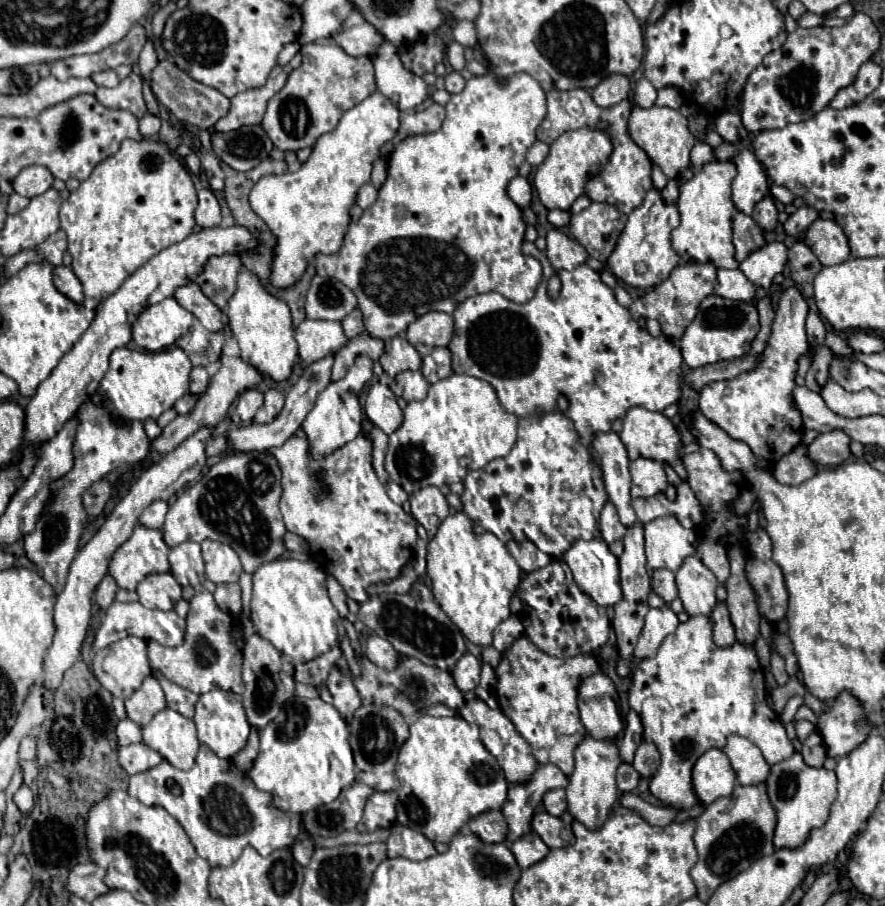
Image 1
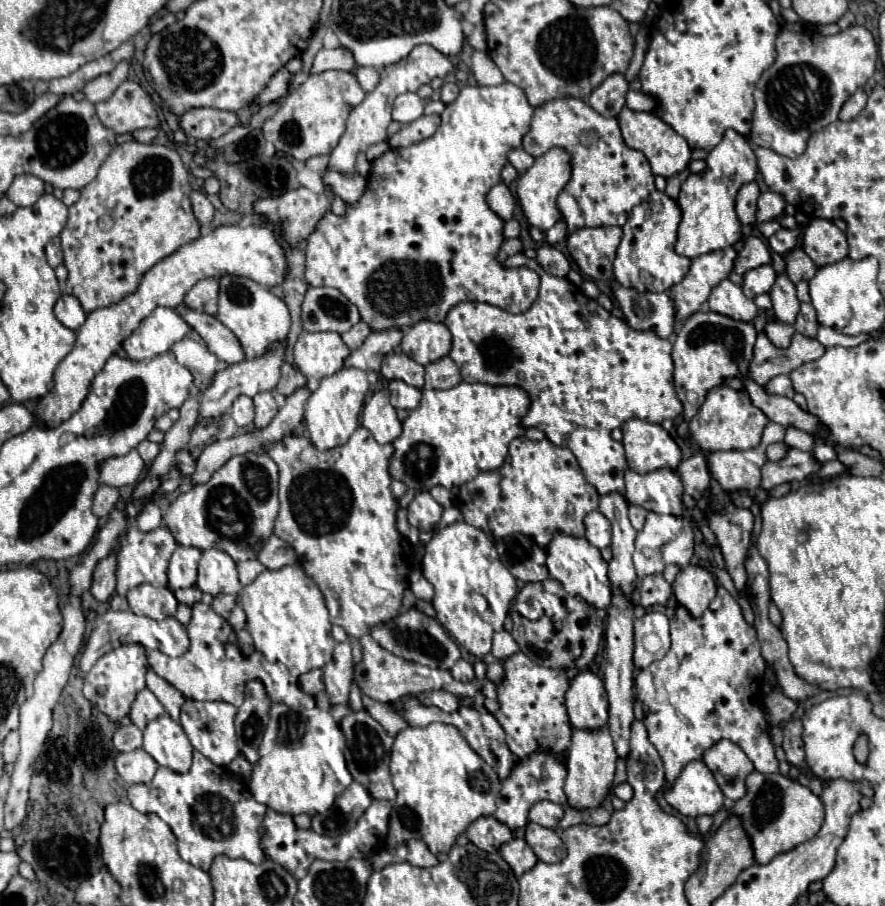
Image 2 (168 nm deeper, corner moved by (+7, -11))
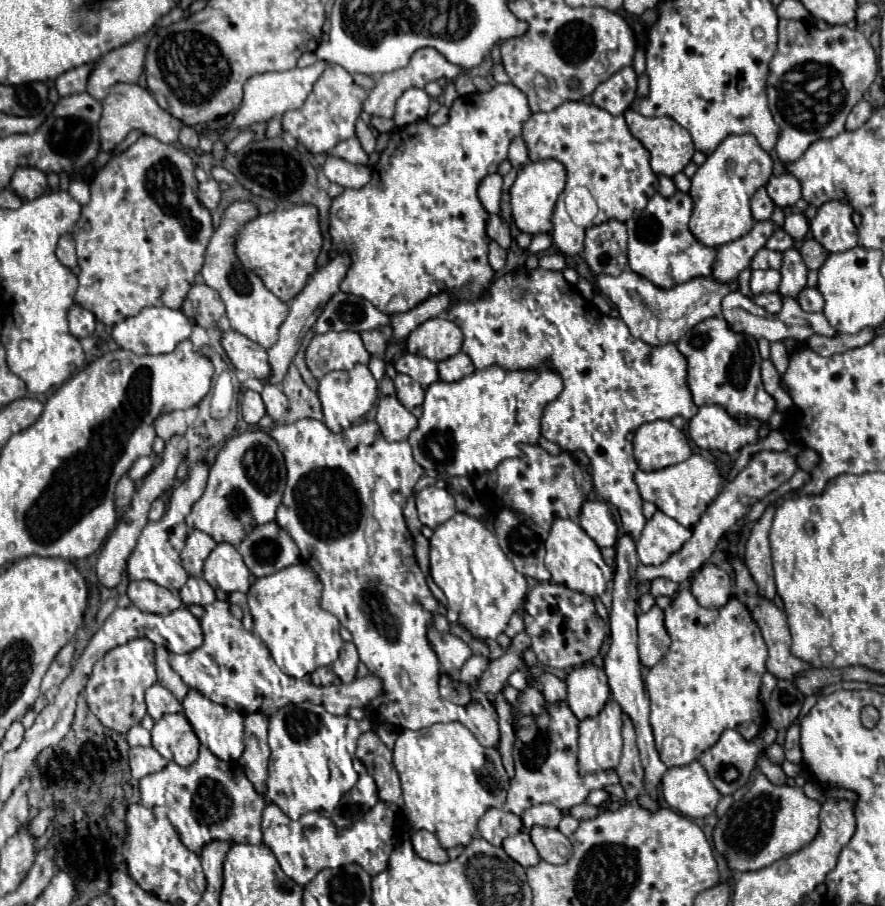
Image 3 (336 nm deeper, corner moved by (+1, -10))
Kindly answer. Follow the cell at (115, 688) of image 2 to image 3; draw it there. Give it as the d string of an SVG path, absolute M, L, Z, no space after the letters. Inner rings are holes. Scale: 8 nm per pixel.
M134 638L122 646L108 650L92 668L92 674L84 688L84 698L88 708L102 726L126 734L132 726L140 724L146 714L144 692L156 682L156 668L154 668L154 644L146 638Z

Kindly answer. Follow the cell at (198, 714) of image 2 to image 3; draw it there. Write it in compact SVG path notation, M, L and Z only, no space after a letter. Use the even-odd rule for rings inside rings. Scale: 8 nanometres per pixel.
M190 690L186 694L186 698L182 700L184 706L184 714L190 720L196 736L200 738L200 742L210 748L212 754L216 754L220 760L226 762L236 762L242 756L244 750L244 724L242 724L242 714L236 710L228 710L226 706L220 706L216 702L212 702L210 698L202 696L198 690Z

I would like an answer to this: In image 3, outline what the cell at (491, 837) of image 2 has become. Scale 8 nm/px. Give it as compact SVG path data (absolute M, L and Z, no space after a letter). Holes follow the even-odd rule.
M490 808L478 822L478 832L490 844L500 846L504 838L516 836L522 828L522 820L512 812L504 812L500 808Z

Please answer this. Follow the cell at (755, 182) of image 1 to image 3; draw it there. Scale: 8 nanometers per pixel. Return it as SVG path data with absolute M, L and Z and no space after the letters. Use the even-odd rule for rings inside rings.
M758 188L756 194L754 194L754 198L752 198L752 216L754 216L756 220L768 220L768 218L772 216L774 208L776 208L776 206L774 206L774 202L770 200L766 188Z

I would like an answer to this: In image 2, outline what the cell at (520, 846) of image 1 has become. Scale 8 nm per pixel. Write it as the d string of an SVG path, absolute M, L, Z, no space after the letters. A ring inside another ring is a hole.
M512 839L512 841L504 843L500 847L500 853L502 853L504 861L508 861L508 865L512 867L516 877L522 877L526 871L530 871L538 863L538 857L532 853L532 849L528 847L528 843L524 839Z

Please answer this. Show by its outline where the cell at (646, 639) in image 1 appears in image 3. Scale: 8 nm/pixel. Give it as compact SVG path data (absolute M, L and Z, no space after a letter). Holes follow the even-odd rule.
M652 606L648 612L638 614L638 654L640 662L648 668L658 664L670 646L670 636L664 628L664 612Z

